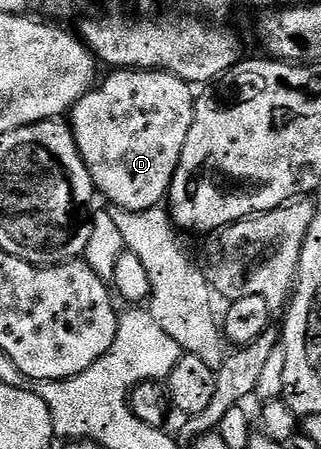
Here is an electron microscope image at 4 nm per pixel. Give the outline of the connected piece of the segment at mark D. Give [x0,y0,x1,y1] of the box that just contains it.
[71,69,196,211]

